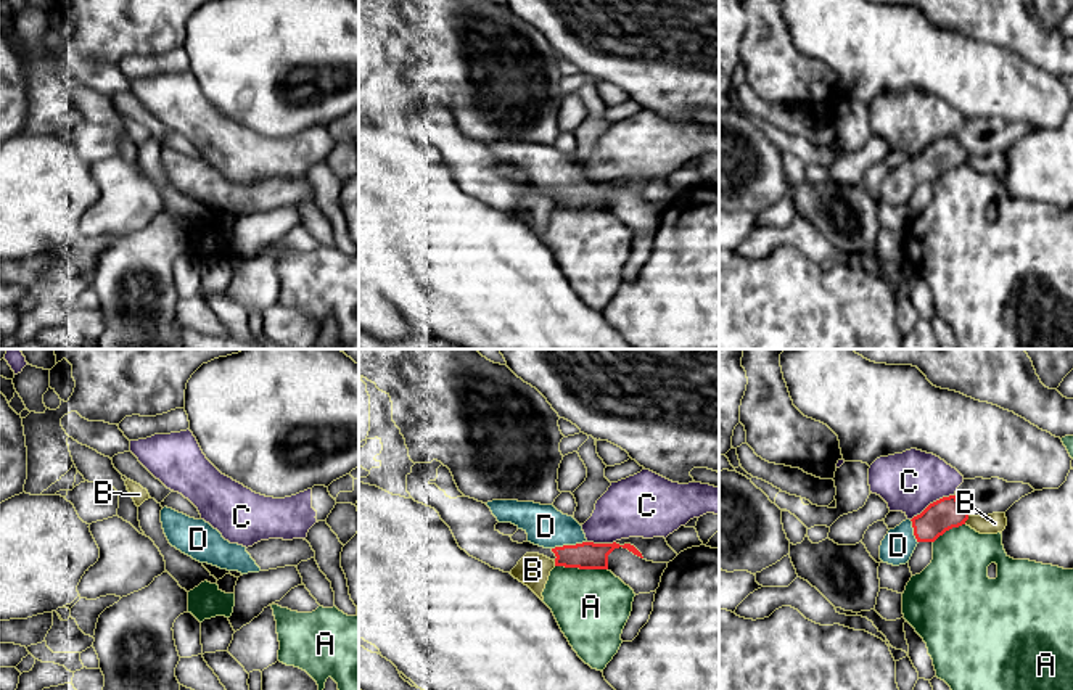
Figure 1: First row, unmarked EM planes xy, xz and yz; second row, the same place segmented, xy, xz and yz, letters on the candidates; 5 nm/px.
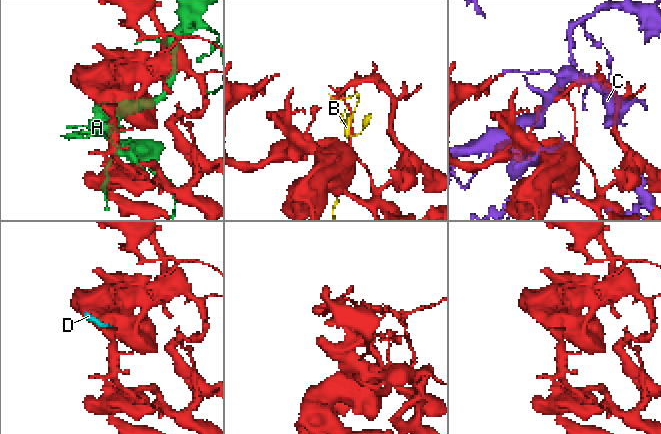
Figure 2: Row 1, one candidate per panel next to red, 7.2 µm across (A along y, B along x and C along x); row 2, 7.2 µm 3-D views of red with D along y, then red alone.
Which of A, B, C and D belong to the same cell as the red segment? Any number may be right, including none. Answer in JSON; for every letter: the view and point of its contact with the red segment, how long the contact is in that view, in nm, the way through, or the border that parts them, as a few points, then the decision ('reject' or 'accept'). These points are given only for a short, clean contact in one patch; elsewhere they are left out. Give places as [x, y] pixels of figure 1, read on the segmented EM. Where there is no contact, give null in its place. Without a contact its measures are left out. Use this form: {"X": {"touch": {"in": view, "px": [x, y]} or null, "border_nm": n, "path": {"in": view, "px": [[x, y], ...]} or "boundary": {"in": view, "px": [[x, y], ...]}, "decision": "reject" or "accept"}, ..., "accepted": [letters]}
{"A": {"touch": {"in": "xz", "px": [581, 568]}, "border_nm": 260, "decision": "reject"}, "B": {"touch": {"in": "yz", "px": [967, 518]}, "border_nm": 50, "decision": "reject"}, "C": {"touch": {"in": "yz", "px": [933, 502]}, "border_nm": 260, "decision": "reject"}, "D": {"touch": {"in": "xz", "px": [568, 546]}, "border_nm": 180, "path": {"in": "xz", "px": [[587, 555], [578, 554], [568, 546], [546, 526]]}, "decision": "accept"}, "accepted": ["D"]}

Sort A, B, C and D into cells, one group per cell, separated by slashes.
A / B / C / D

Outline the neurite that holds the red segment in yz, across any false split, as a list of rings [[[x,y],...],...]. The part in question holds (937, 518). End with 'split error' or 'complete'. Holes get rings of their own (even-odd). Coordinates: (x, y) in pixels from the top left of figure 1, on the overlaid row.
[[[956,495],[930,503],[920,515],[890,529],[880,545],[880,560],[899,566],[909,563],[919,542],[935,542],[952,528],[965,524],[968,513]]] | split error

